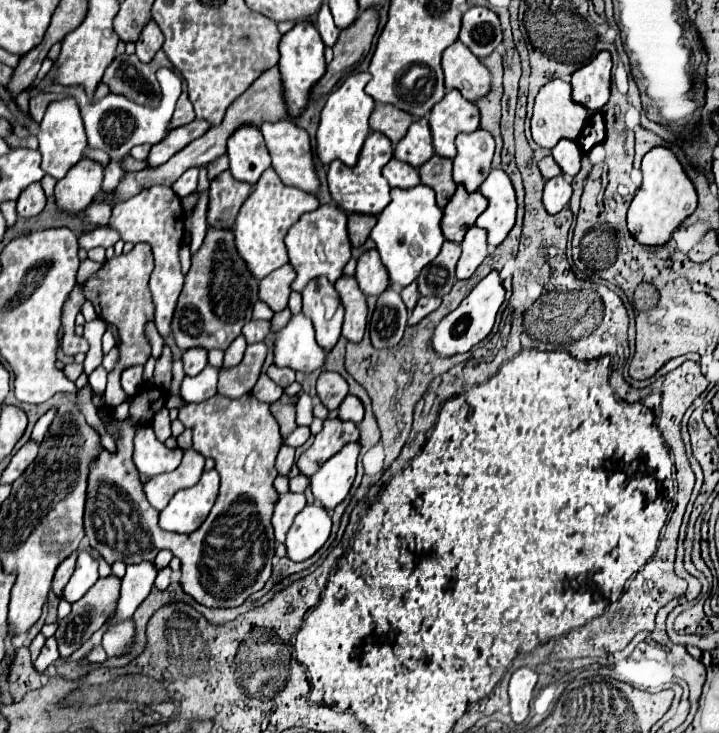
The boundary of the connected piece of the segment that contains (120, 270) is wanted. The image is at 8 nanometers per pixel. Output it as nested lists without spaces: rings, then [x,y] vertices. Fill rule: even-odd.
[[[140,242],[132,248],[132,252],[106,260],[102,264],[102,268],[84,284],[86,300],[90,300],[94,304],[96,314],[106,322],[116,324],[120,330],[120,340],[122,340],[122,344],[118,346],[120,364],[108,374],[108,386],[104,392],[104,400],[110,408],[118,406],[126,400],[126,392],[120,386],[120,372],[132,364],[144,364],[146,358],[150,356],[150,344],[144,338],[144,324],[148,320],[152,320],[152,314],[154,314],[152,298],[148,292],[148,278],[150,278],[152,268],[154,268],[152,248],[144,246],[144,242]]]

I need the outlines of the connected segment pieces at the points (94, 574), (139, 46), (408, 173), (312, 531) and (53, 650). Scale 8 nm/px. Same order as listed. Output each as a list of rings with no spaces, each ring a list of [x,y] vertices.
[[[80,550],[80,558],[76,564],[76,570],[72,574],[72,578],[68,580],[68,584],[64,586],[64,594],[62,598],[68,600],[70,604],[76,602],[80,596],[86,594],[86,590],[90,586],[94,586],[94,582],[98,580],[98,562],[84,550]]]
[[[150,20],[148,26],[144,26],[144,30],[140,32],[140,38],[136,42],[136,56],[142,62],[150,62],[152,56],[156,54],[156,50],[162,48],[162,42],[164,42],[164,36],[162,36],[158,24],[154,20]]]
[[[392,158],[386,166],[384,166],[384,176],[388,178],[390,186],[398,186],[398,188],[412,188],[416,184],[420,184],[420,176],[418,170],[408,166],[406,162],[398,162],[396,158]]]
[[[320,502],[306,504],[306,508],[294,518],[294,524],[286,536],[288,556],[294,562],[310,558],[324,546],[332,530],[332,516]]]
[[[52,636],[52,638],[46,638],[46,644],[44,644],[44,648],[40,650],[40,656],[38,656],[38,660],[34,662],[34,666],[36,666],[36,670],[38,672],[44,672],[56,658],[58,658],[60,654],[58,654],[58,644],[56,644],[56,638]]]

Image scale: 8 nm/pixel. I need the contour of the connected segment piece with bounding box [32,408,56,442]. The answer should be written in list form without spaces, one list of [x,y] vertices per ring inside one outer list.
[[[50,408],[38,422],[36,422],[36,426],[34,426],[34,430],[32,430],[32,438],[36,440],[36,442],[42,442],[42,438],[44,438],[44,434],[46,434],[46,430],[48,430],[48,426],[52,424],[52,418],[56,416],[56,408]]]

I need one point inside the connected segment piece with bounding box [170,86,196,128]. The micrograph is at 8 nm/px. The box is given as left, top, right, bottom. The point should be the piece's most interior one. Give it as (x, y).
(184, 114)

